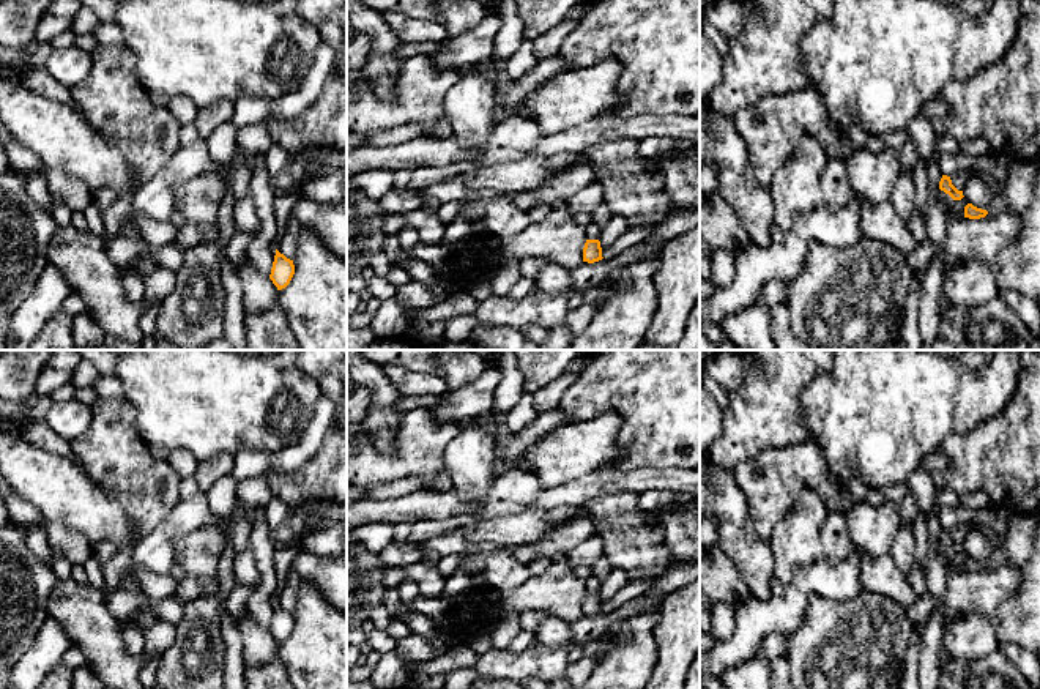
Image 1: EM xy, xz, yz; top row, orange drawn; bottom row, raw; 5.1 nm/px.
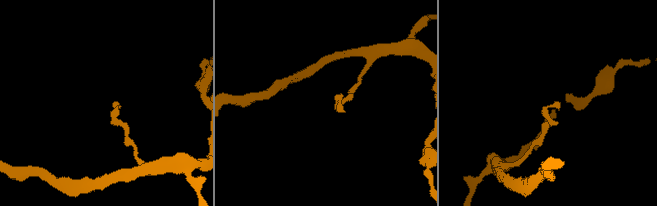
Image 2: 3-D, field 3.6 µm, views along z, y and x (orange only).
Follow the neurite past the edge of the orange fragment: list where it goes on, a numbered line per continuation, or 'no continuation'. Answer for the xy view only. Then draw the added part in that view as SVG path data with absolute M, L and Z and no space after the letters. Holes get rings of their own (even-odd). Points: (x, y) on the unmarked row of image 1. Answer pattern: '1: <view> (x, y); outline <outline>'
no continuation

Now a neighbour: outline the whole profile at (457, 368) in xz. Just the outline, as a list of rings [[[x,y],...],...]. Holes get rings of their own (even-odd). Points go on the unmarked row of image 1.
[[[362,350],[362,355],[378,366],[394,364],[438,375],[446,391],[470,385],[488,367],[487,359],[474,350]]]

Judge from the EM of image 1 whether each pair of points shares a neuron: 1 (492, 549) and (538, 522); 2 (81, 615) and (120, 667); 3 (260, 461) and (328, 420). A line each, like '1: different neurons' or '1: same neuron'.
1: different neurons
2: same neuron
3: same neuron

